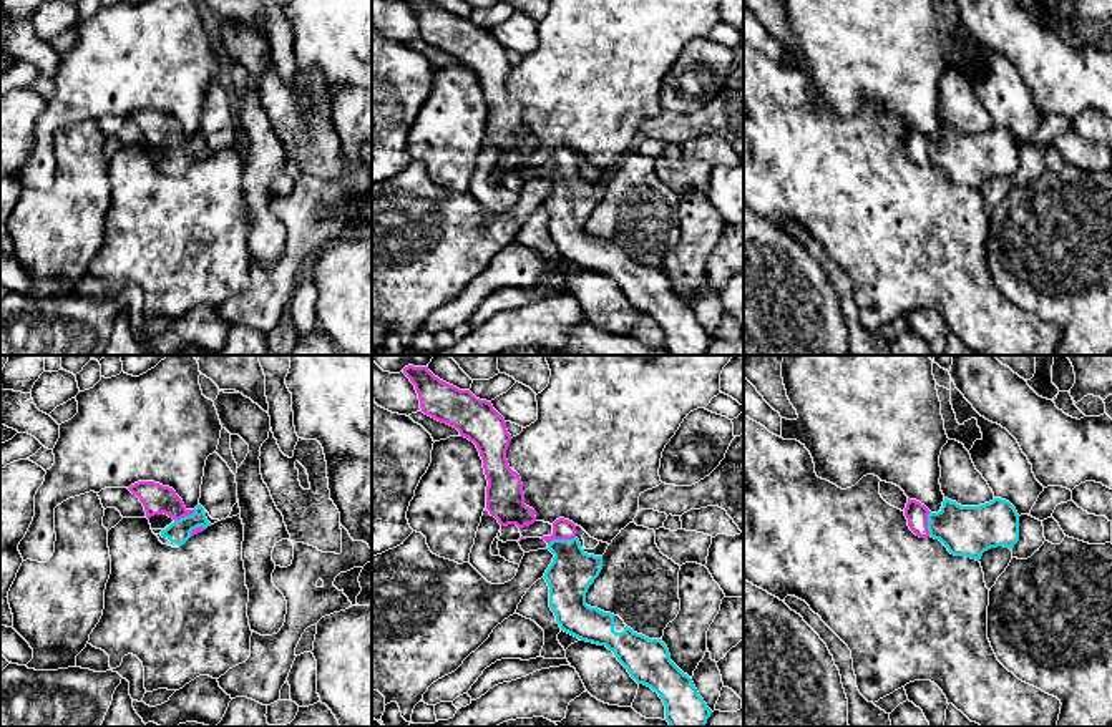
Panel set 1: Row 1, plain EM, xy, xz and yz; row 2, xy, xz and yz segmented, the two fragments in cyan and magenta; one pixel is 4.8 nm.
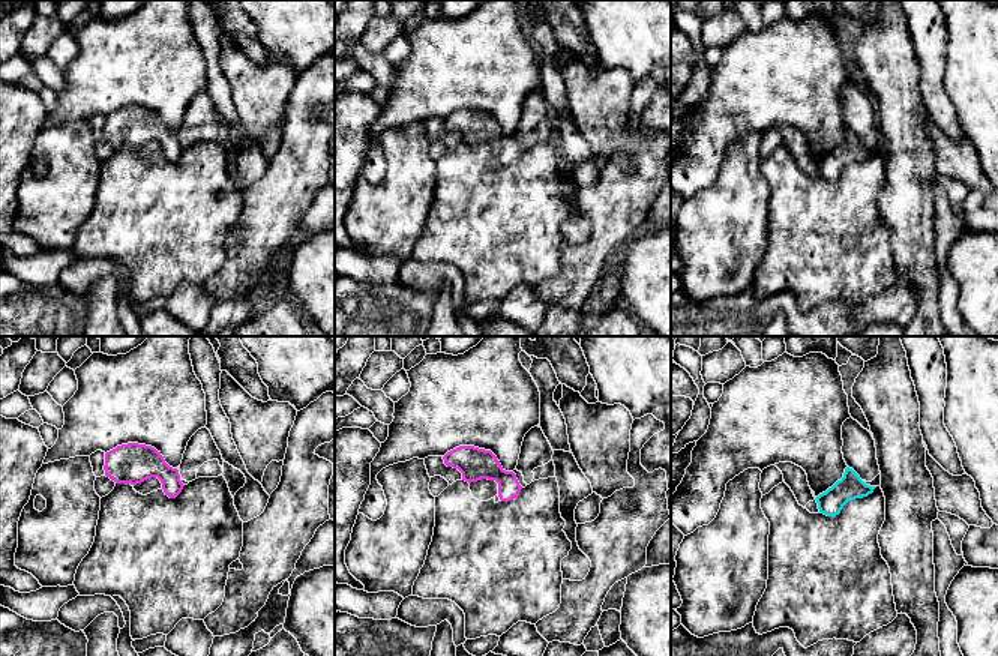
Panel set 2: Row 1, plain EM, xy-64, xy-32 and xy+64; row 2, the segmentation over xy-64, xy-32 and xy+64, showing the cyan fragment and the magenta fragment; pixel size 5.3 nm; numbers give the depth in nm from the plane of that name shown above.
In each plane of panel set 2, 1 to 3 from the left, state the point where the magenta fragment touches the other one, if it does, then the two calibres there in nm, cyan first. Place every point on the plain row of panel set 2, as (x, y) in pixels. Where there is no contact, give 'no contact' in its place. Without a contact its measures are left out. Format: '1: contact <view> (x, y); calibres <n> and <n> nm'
1: no contact
2: no contact
3: no contact

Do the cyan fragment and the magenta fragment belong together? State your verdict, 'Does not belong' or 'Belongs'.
Belongs

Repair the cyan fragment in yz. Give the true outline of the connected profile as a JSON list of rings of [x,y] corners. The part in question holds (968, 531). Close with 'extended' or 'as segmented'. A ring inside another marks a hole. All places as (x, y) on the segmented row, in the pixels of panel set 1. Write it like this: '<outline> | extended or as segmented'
[[[908,498],[905,516],[916,536],[939,539],[951,554],[976,561],[991,548],[1012,549],[1019,541],[1019,515],[1001,498],[979,506],[961,506],[944,498],[938,513]]] | extended

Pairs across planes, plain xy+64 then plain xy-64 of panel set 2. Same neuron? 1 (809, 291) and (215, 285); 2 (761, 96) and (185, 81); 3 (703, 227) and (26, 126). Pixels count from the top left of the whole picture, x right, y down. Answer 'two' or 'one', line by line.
1: two
2: one
3: two

